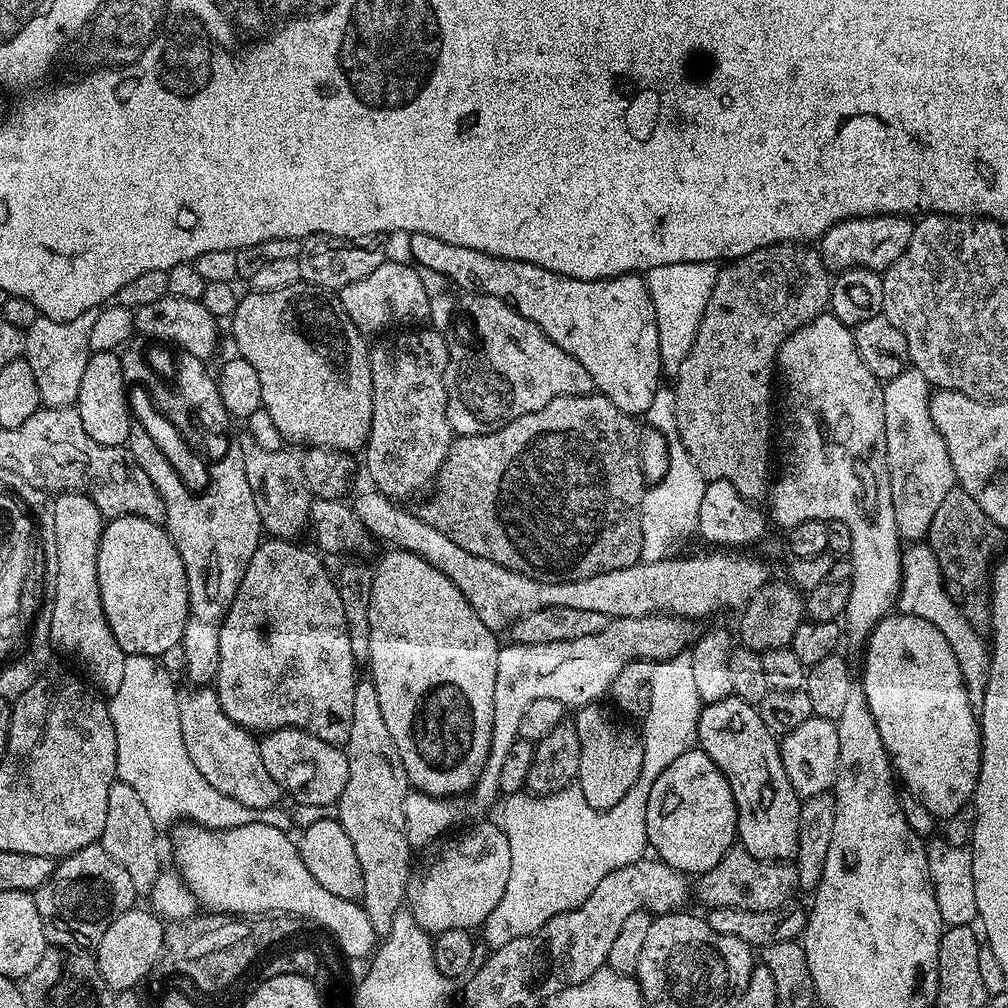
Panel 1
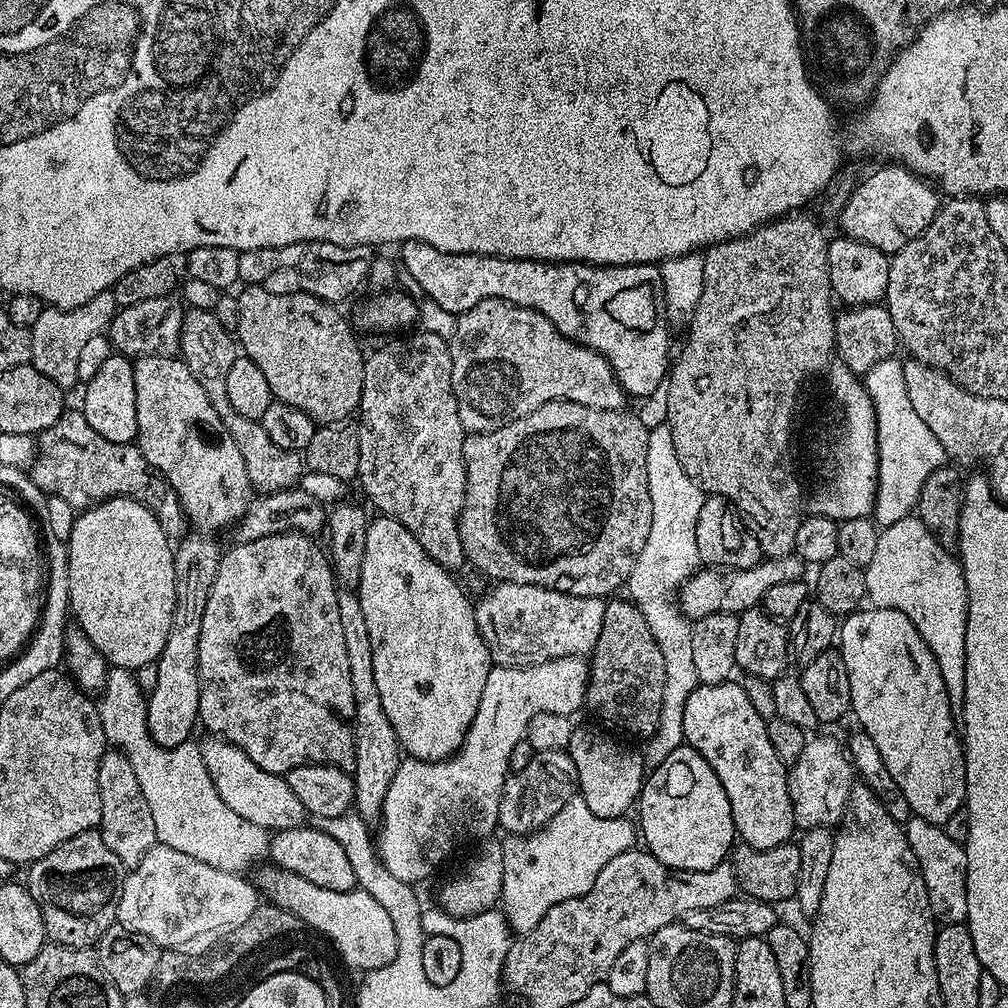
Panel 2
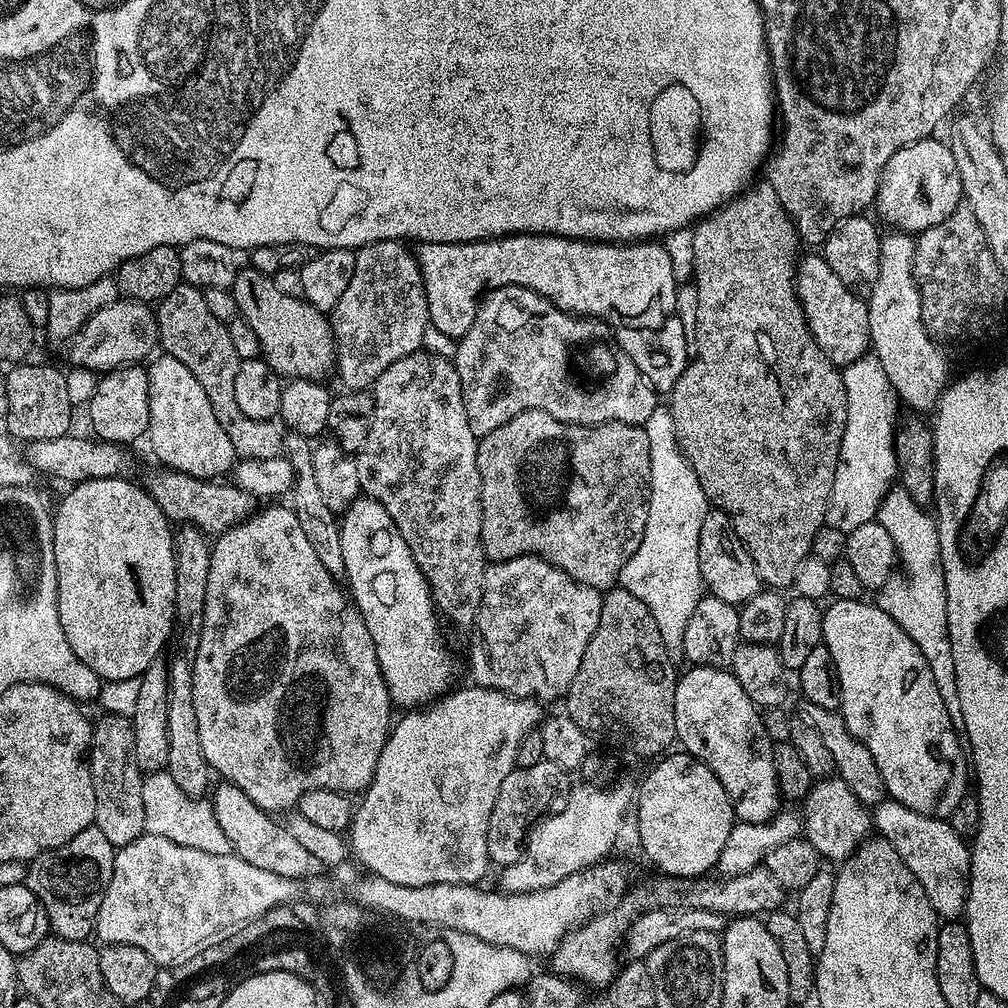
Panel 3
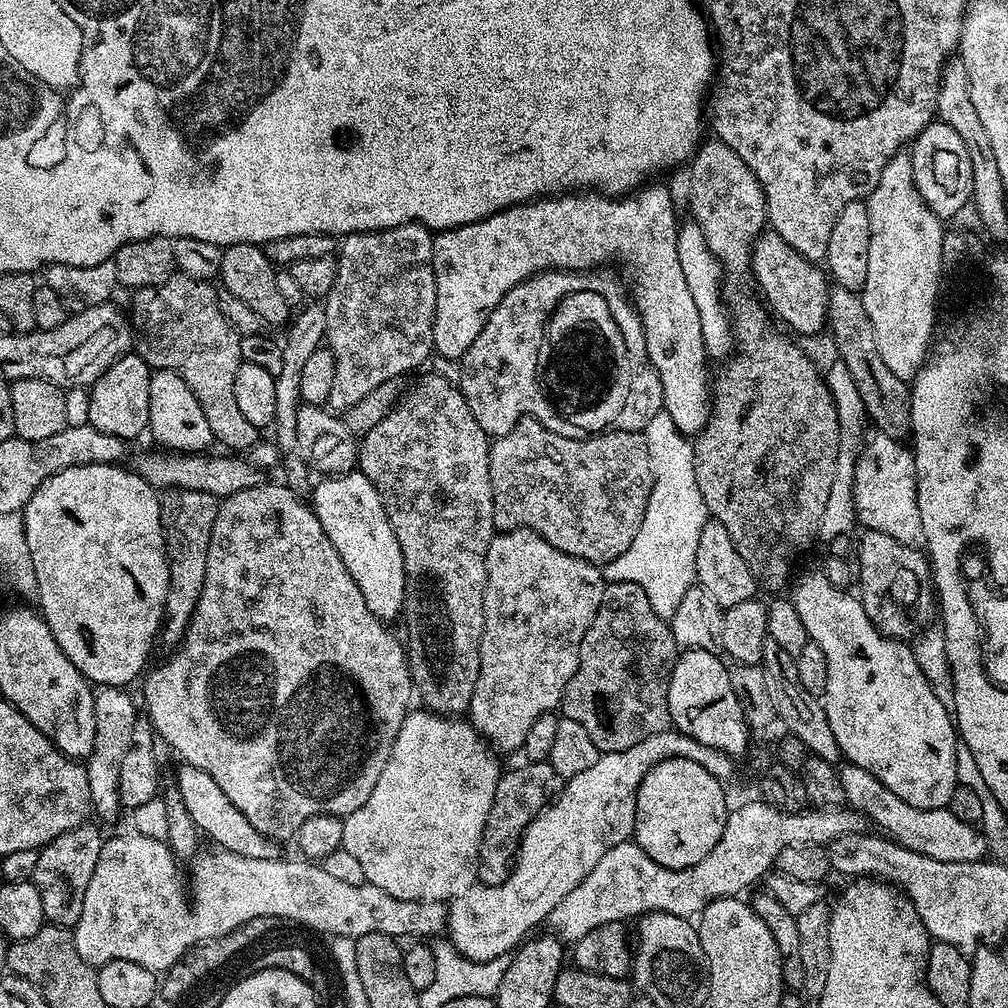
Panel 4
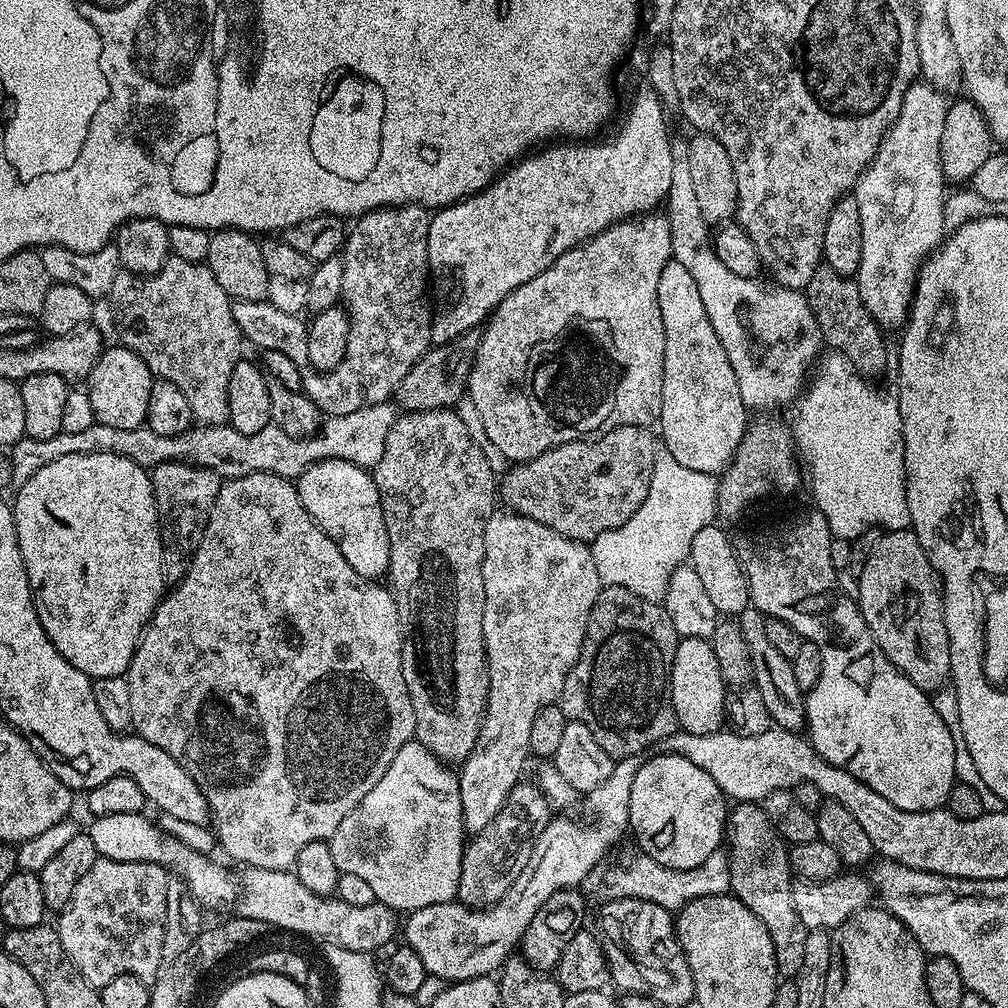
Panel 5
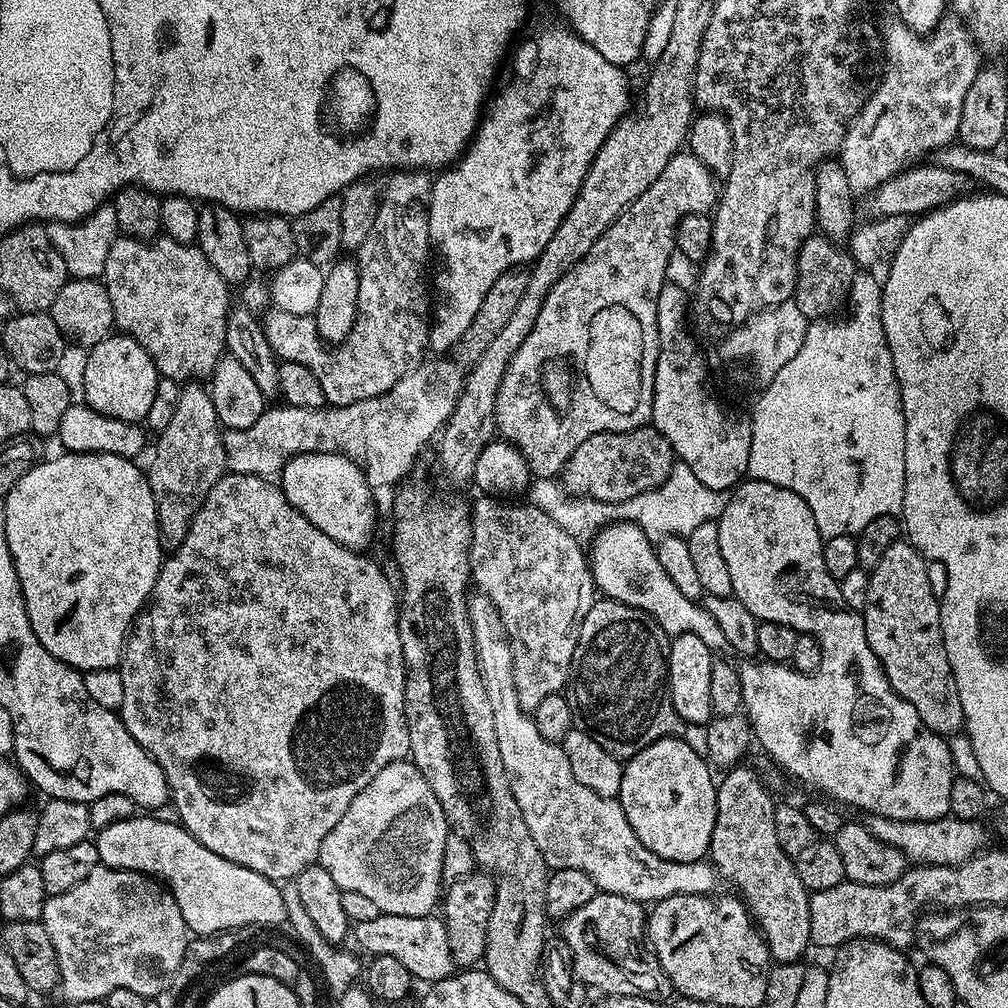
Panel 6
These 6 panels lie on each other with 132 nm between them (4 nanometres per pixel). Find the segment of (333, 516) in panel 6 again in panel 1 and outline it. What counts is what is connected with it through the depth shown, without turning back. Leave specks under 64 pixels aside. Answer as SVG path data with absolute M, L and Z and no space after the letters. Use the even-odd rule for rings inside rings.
M401 548L388 550L388 553L374 564L372 573L372 589L370 590L370 654L366 661L367 667L372 667L370 678L374 682L374 690L378 690L378 702L382 706L382 719L386 721L386 730L390 730L390 738L394 738L394 746L398 746L398 758L402 758L402 766L408 775L408 783L415 791L425 792L441 798L460 798L471 793L476 787L478 778L488 761L494 730L494 678L498 678L498 654L502 644L497 633L492 632L474 614L470 602L454 586L442 570L434 570L430 562L418 558L418 554L410 554Z

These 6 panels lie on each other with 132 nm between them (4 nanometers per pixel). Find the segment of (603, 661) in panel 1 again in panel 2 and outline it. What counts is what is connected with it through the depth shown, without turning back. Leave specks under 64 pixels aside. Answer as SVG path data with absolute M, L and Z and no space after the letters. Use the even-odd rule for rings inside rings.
M567 656L566 658L558 658L550 662L542 662L535 664L529 668L501 668L493 666L488 672L486 678L486 687L482 689L482 702L478 702L478 714L474 714L474 722L469 726L466 738L462 742L462 746L449 756L447 760L414 760L411 758L401 759L398 770L394 774L394 782L390 782L390 790L386 790L386 802L384 803L384 815L378 821L378 829L380 828L380 836L378 832L378 853L379 860L384 864L386 870L390 874L394 874L396 878L400 878L402 882L413 886L419 885L419 880L424 880L459 844L468 844L471 840L475 842L483 841L492 831L498 828L498 802L502 798L502 790L504 789L504 780L509 776L508 763L510 762L510 750L514 750L514 746L518 746L518 742L525 739L530 726L530 718L534 718L534 714L562 714L563 716L572 716L581 707L586 704L588 694L588 665L589 661L582 656Z

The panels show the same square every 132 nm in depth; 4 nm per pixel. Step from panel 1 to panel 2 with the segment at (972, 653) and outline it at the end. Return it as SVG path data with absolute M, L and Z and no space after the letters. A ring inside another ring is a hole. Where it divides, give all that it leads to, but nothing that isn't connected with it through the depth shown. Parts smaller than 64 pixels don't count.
M913 514L880 528L874 558L864 569L866 600L871 607L898 610L914 622L914 630L922 634L926 646L942 670L946 694L953 714L966 710L966 614L968 591L960 561L949 549L943 548L938 538Z

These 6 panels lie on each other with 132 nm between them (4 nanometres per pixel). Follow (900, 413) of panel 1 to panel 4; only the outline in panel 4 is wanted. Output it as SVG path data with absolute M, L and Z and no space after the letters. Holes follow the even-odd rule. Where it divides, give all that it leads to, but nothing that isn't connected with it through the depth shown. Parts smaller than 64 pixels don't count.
M840 359L834 362L824 372L824 377L828 389L831 391L831 396L835 400L835 408L838 410L838 422L840 423L840 453L836 463L834 483L830 486L830 498L826 502L826 510L822 513L822 522L820 523L819 539L827 542L830 538L838 538L838 534L843 532L851 533L853 531L852 524L854 528L857 523L856 507L852 501L852 483L854 482L854 470L856 469L854 450L861 447L862 437L865 435L866 413L864 404L861 402L861 396L854 386L854 380L850 377L850 372L846 370L844 362Z

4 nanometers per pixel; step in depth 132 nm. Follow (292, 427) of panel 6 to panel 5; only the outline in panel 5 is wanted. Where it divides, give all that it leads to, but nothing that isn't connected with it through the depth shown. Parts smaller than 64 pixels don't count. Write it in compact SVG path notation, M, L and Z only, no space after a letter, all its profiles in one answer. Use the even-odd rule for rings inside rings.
M388 402L366 406L362 410L354 410L354 414L327 417L321 423L320 429L316 431L315 436L291 436L286 434L286 430L275 426L258 430L258 434L238 434L238 430L234 430L228 424L200 424L199 426L187 428L185 432L167 436L166 434L154 434L154 430L150 430L146 426L135 428L134 430L117 430L115 426L106 426L105 424L94 422L89 428L82 430L78 434L60 432L54 438L46 438L45 440L25 438L13 444L10 449L12 484L16 486L22 485L31 476L38 474L38 470L42 470L42 466L50 466L50 462L54 462L66 454L78 454L79 452L118 454L122 458L130 458L130 462L142 465L145 470L157 468L159 464L165 464L171 460L182 460L186 464L196 464L200 468L214 470L221 478L245 476L255 472L269 472L279 476L298 478L319 460L345 460L351 464L357 464L359 468L371 470L376 467L378 458L382 458L382 450L386 444L386 434L390 434L397 415L397 409Z

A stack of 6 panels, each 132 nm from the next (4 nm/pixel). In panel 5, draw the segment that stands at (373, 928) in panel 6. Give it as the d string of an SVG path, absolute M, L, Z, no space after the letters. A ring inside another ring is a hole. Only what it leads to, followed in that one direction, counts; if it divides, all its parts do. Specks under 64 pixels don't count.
M628 754L617 759L606 782L584 797L586 820L567 820L564 814L549 819L531 841L532 853L514 886L489 908L467 908L465 904L447 900L431 904L407 913L402 924L403 943L422 958L428 975L437 976L445 982L473 980L479 976L492 976L517 949L520 939L526 934L526 926L534 914L550 898L563 888L583 885L583 880L592 872L592 867L615 846L623 832L629 831L630 786L634 786L634 774L638 774L642 760L639 755Z

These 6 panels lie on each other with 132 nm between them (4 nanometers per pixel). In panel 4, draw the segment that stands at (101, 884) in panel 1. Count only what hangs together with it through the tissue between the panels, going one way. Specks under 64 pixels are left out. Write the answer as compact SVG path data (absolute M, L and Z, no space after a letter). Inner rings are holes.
M85 822L39 849L38 866L34 866L31 881L36 885L38 894L42 894L42 910L47 923L72 928L78 918L82 918L86 886L90 886L90 877L94 874L94 866L98 866L98 854L102 854L104 842L105 837L100 836L92 822Z

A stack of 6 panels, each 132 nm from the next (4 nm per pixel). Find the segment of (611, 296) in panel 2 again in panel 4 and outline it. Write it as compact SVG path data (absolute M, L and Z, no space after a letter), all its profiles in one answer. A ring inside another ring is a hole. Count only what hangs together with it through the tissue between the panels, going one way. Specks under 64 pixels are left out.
M667 183L647 184L637 188L634 195L619 198L606 196L603 192L573 190L563 198L529 200L527 204L515 204L513 208L473 224L436 232L432 242L436 279L436 312L432 327L435 355L452 362L461 360L470 342L474 342L482 326L486 326L486 318L496 309L498 302L502 302L505 294L522 281L542 272L587 272L608 266L611 260L625 260L628 264L636 264L632 280L636 283L636 304L640 307L640 324L644 327L642 342L648 351L648 361L662 382L664 408L670 418L674 418L674 426L678 426L680 432L701 432L710 415L710 357L703 342L698 309L679 265L678 209L671 202Z

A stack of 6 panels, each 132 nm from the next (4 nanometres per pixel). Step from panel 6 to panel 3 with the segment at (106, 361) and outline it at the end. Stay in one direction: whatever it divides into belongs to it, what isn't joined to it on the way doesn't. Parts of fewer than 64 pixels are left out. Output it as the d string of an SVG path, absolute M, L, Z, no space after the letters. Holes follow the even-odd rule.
M125 366L115 368L112 372L103 373L98 382L98 390L94 390L94 398L86 406L88 420L97 437L108 440L111 444L132 446L139 436L143 437L148 430L150 422L150 386L148 385L148 368L144 366Z

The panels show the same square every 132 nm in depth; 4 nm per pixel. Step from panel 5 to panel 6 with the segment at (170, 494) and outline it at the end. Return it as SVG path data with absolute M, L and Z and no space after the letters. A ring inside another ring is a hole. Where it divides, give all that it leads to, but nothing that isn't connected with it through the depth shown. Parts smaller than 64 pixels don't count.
M189 381L180 390L170 426L155 437L156 453L146 464L146 475L156 503L160 527L160 547L174 550L182 546L190 530L192 515L202 506L206 494L226 475L228 459L224 453L222 425L214 410L211 393L199 381Z

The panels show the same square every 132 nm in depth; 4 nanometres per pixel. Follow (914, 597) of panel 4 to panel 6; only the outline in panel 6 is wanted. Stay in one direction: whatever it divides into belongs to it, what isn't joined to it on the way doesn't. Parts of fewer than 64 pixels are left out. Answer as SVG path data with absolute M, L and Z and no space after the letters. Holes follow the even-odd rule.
M901 538L882 554L876 567L868 572L868 589L866 602L862 609L864 625L866 626L866 642L870 642L870 650L878 658L884 668L890 686L914 710L918 710L918 718L930 726L939 736L948 738L959 733L964 726L962 714L962 698L958 698L958 686L954 682L954 674L950 670L950 662L946 654L946 646L942 638L940 625L940 602L938 592L932 589L932 580L928 577L929 561L916 549L915 544Z

